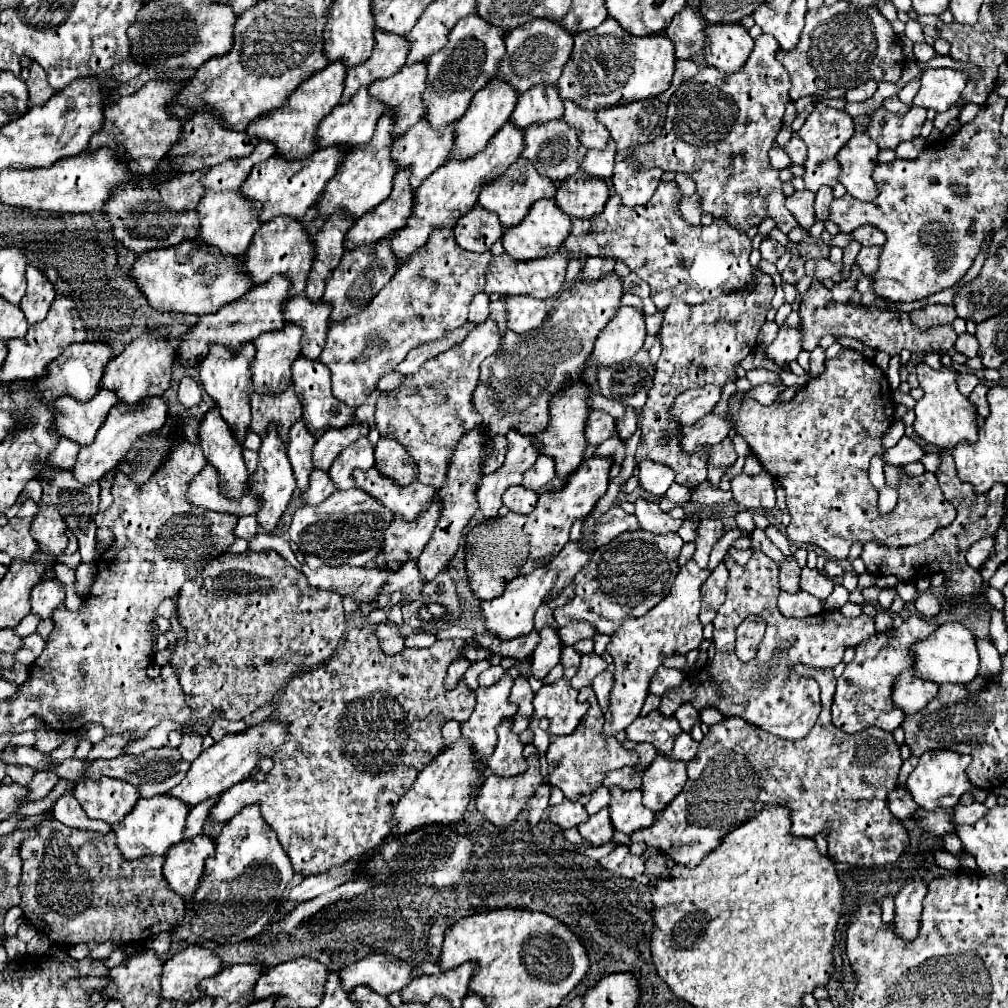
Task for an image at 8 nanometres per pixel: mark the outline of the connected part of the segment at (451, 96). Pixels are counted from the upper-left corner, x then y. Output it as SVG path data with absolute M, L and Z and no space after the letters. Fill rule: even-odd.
M471 14L455 24L447 46L427 58L427 88L423 92L423 104L425 120L433 128L457 122L467 112L475 92L495 78L499 58L503 58L503 36L505 30L495 30L495 26L487 26L477 14Z

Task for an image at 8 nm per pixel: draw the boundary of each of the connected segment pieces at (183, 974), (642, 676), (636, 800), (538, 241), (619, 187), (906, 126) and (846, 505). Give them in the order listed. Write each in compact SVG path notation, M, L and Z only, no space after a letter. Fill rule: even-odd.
M199 946L171 956L161 972L161 1000L179 1000L191 1004L199 998L199 982L219 972L219 958Z
M689 560L685 566L681 566L671 586L671 594L663 602L659 602L659 606L651 608L641 618L625 618L621 626L611 634L607 652L615 662L615 672L613 672L615 684L609 696L611 706L605 712L603 736L615 736L639 716L647 696L649 680L667 656L687 654L689 650L701 644L703 626L699 622L699 604L701 604L699 590L703 582L709 578L709 574L711 574L709 570L703 570L693 560Z
M609 788L611 802L609 802L609 820L611 826L619 832L633 834L635 830L651 826L655 820L655 814L647 810L641 802L643 794L639 790L621 790L621 788Z
M549 198L549 200L535 202L535 206L531 206L531 214L527 214L525 222L515 226L515 230L505 230L501 242L503 242L505 252L513 260L527 262L527 260L555 254L569 234L571 234L571 218L567 218L567 214L563 214L563 210L559 210L559 206L555 206L553 198Z
M621 160L615 164L611 180L613 180L613 190L621 196L621 202L629 208L635 208L653 196L653 192L661 182L661 176L663 170L653 168L645 172L635 172L631 170L629 160Z
M911 106L905 115L877 114L875 110L867 112L869 128L867 134L877 142L879 150L895 150L901 142L917 138L926 120L927 110L918 106Z
M841 348L841 352L825 362L825 372L805 386L785 404L761 406L753 398L745 398L741 408L733 416L733 430L743 436L751 452L759 458L763 468L779 480L787 492L787 510L791 512L791 524L787 536L795 544L815 544L829 556L843 560L855 540L887 542L887 546L909 546L927 540L935 530L949 526L955 520L955 508L945 500L935 474L925 472L917 478L901 478L897 492L899 502L891 514L881 516L877 512L877 490L869 482L869 460L875 454L883 454L881 436L893 422L895 404L891 398L885 372L873 364L863 352Z

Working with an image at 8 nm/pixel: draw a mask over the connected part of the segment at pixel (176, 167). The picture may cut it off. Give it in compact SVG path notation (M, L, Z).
M193 114L183 130L179 140L175 142L175 146L169 148L169 152L165 154L165 160L175 162L173 164L173 172L175 174L187 174L187 172L197 172L203 168L211 168L221 164L223 160L237 160L237 158L245 158L253 152L253 148L259 142L251 142L251 138L247 138L245 132L233 132L233 130L225 130L223 126L219 126L219 118L211 116L211 114Z

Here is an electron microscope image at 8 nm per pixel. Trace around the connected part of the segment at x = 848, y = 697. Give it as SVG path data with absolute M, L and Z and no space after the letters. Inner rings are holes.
M913 614L903 622L901 628L879 632L867 638L867 642L861 642L855 650L853 662L849 662L841 678L837 678L837 690L831 706L833 726L847 734L861 732L869 726L877 726L885 732L895 732L901 726L905 714L891 706L891 682L901 670L911 668L911 644L919 638L927 638L927 634L931 634L935 626L937 624L933 620L925 620Z

